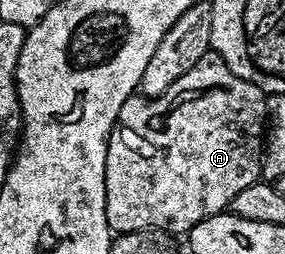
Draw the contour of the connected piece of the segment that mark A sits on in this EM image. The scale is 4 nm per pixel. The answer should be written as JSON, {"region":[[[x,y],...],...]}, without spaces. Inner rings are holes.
{"region":[[[211,49],[206,52],[204,57],[200,57],[200,61],[196,61],[196,65],[192,65],[192,69],[188,69],[188,73],[184,73],[184,77],[180,77],[180,81],[176,81],[172,86],[159,95],[151,95],[149,97],[135,93],[128,97],[128,101],[124,101],[124,105],[120,105],[120,113],[117,121],[114,122],[114,128],[110,134],[110,140],[106,146],[106,216],[108,217],[108,225],[111,232],[121,233],[124,231],[169,231],[171,235],[178,237],[180,233],[189,233],[200,221],[204,221],[213,215],[221,215],[229,208],[232,197],[236,197],[236,193],[240,193],[240,189],[248,189],[248,185],[259,182],[262,174],[262,160],[264,158],[264,136],[268,131],[268,95],[267,92],[260,90],[256,85],[252,85],[252,81],[244,81],[244,77],[236,77],[236,73],[232,73],[232,69],[228,69],[228,65],[222,58],[218,56],[218,52]]]}

